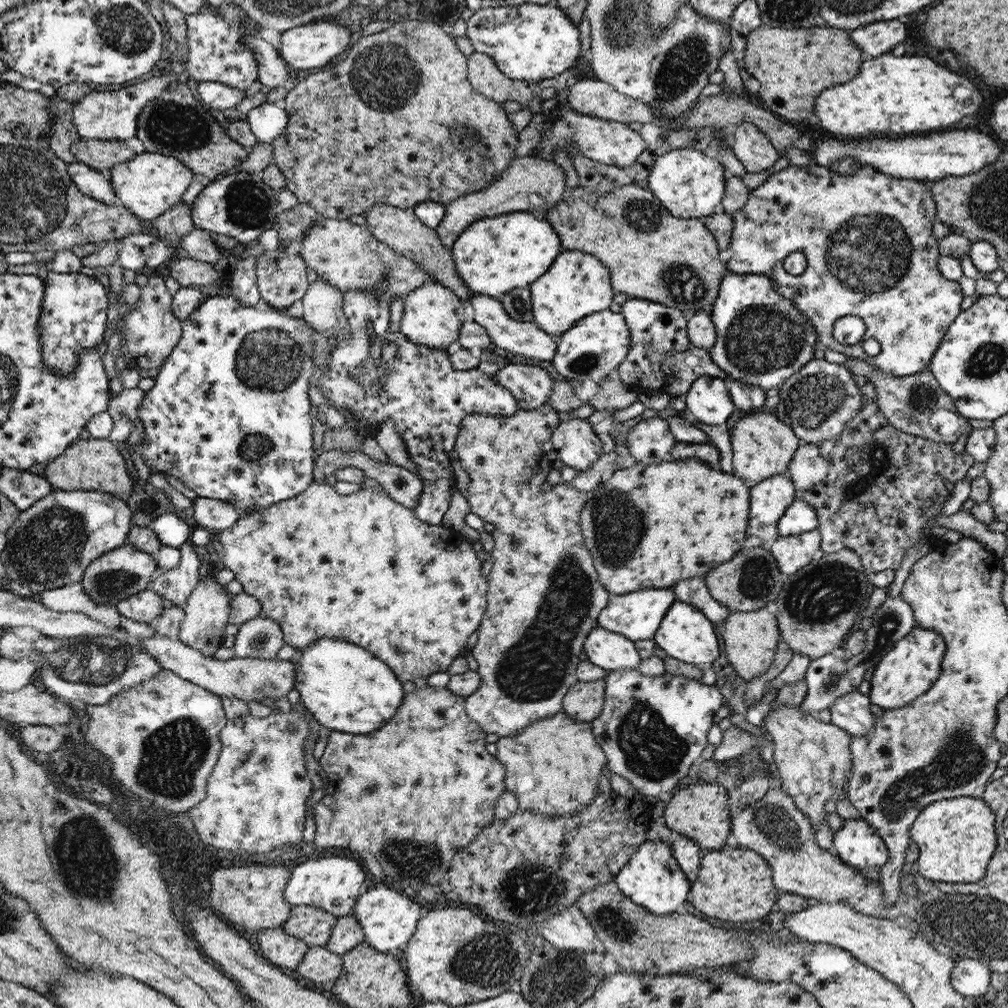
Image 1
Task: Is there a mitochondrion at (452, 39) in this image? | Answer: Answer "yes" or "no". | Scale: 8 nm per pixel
no

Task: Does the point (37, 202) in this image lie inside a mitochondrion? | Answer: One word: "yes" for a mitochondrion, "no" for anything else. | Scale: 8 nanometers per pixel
yes

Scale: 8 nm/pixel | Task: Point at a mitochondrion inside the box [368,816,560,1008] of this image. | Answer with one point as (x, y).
(487, 960)

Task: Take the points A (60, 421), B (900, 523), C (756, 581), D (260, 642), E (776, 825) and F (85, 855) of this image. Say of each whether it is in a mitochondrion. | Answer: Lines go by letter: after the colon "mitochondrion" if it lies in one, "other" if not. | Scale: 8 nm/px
A: other
B: other
C: mitochondrion
D: mitochondrion
E: mitochondrion
F: mitochondrion

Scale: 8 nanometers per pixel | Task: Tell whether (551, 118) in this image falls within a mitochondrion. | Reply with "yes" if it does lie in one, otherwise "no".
no

